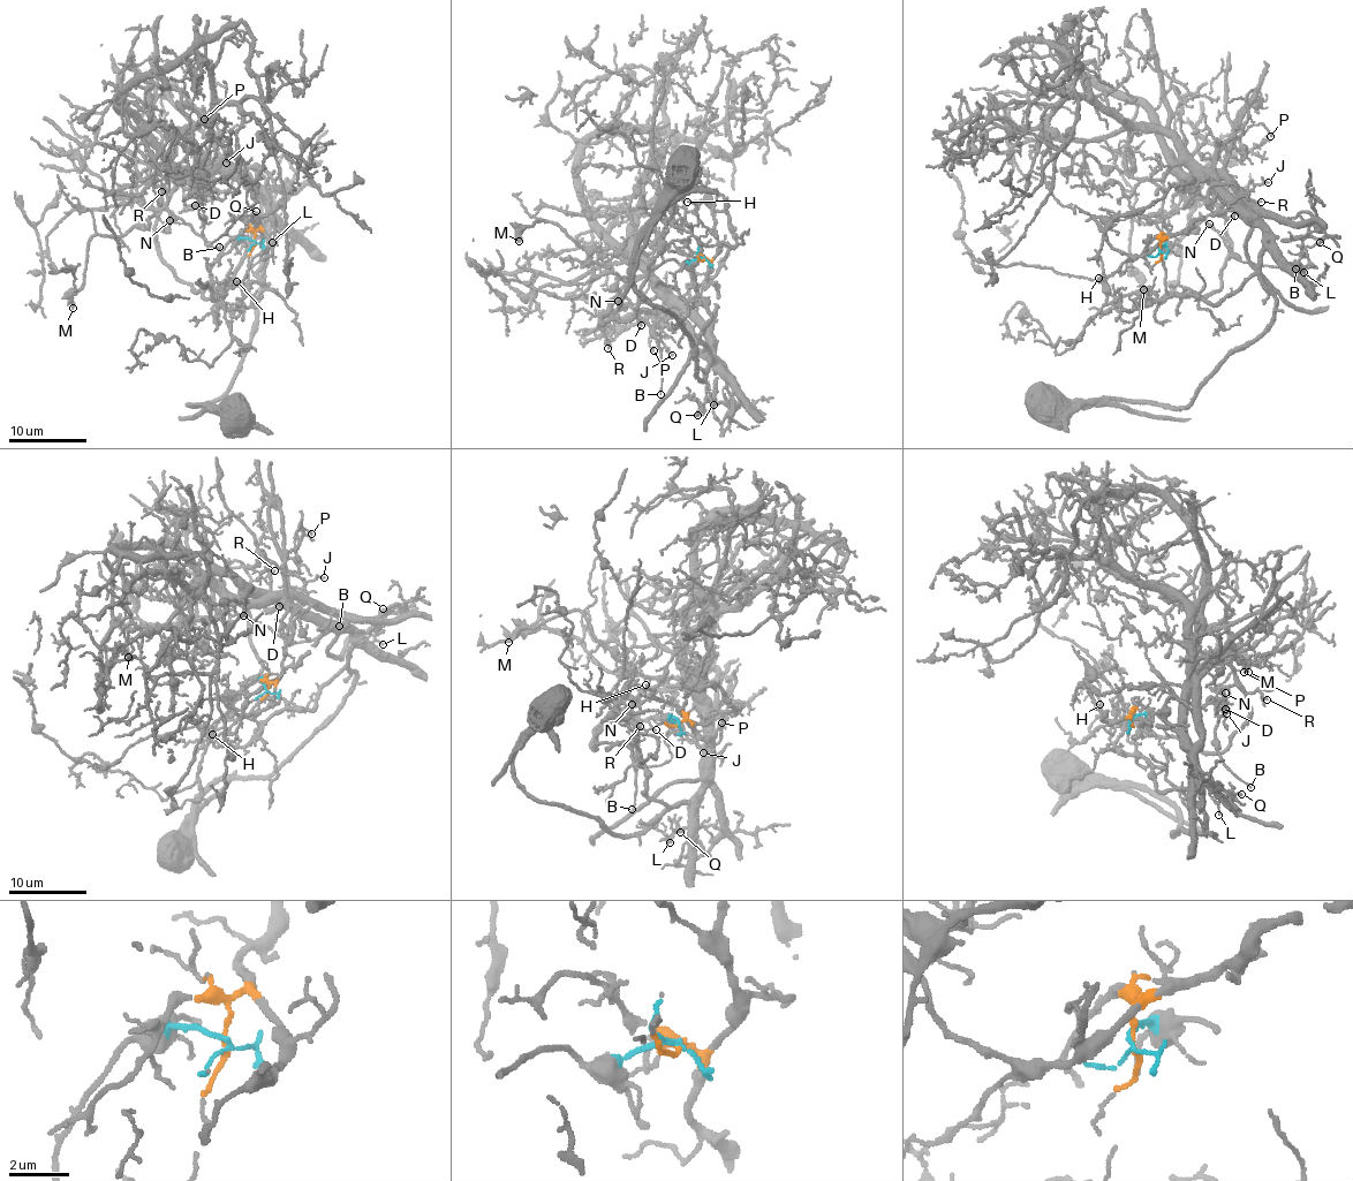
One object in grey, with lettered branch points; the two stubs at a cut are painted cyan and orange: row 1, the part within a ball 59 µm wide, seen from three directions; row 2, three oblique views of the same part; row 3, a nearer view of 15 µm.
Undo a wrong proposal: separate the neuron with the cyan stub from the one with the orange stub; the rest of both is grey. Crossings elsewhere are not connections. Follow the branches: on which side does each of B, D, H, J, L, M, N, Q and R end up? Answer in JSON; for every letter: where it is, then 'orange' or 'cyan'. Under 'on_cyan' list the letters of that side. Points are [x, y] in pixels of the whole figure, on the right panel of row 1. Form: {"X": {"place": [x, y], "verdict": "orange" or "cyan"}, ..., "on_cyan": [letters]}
{"B": {"place": [1295, 269], "verdict": "cyan"}, "D": {"place": [1234, 216], "verdict": "orange"}, "H": {"place": [1098, 278], "verdict": "orange"}, "J": {"place": [1268, 182], "verdict": "orange"}, "L": {"place": [1304, 272], "verdict": "orange"}, "M": {"place": [1143, 289], "verdict": "cyan"}, "N": {"place": [1209, 224], "verdict": "cyan"}, "Q": {"place": [1320, 242], "verdict": "orange"}, "R": {"place": [1261, 202], "verdict": "cyan"}, "on_cyan": ["B", "M", "N", "R"]}

